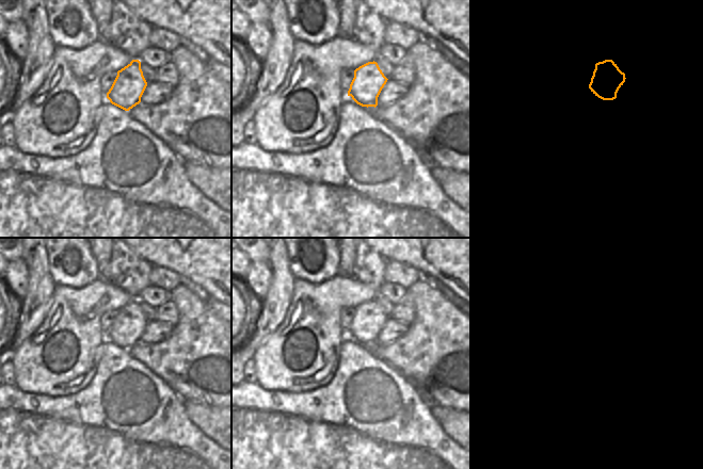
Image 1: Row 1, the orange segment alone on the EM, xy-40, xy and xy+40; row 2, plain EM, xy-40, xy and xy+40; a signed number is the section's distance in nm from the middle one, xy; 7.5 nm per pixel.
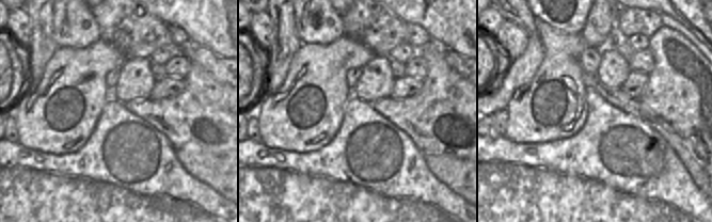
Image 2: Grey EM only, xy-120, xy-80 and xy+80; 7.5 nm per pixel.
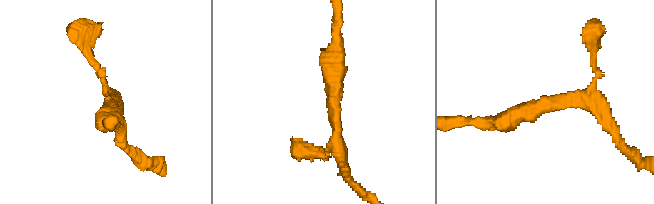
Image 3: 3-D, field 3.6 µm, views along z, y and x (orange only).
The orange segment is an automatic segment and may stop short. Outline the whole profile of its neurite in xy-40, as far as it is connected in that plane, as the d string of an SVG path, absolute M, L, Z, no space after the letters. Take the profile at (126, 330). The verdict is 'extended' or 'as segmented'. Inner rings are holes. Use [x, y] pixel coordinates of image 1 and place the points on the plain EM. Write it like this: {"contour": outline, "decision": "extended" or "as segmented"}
{"contour": "M132 298L117 310L117 314L107 331L110 341L125 350L129 350L141 341L147 321L141 308L141 301Z", "decision": "as segmented"}

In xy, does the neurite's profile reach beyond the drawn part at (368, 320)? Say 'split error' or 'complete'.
complete

